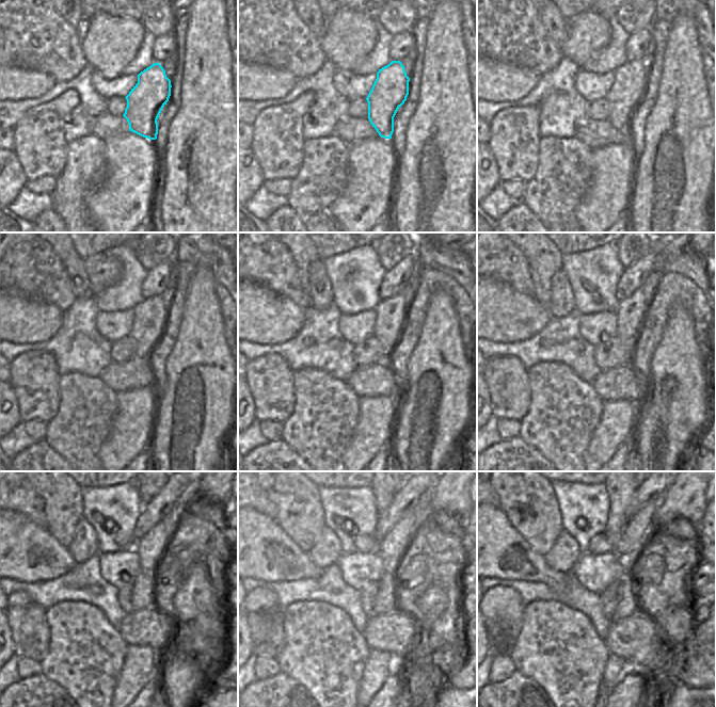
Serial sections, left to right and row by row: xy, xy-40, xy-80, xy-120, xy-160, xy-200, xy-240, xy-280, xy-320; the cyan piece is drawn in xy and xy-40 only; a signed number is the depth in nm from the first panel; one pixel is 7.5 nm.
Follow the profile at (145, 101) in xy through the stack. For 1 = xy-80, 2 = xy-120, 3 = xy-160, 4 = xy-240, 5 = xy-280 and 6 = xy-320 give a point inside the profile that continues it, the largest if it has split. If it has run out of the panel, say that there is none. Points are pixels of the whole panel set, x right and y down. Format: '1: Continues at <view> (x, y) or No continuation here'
1: Continues at xy-80 (627, 91)
2: Continues at xy-120 (148, 326)
3: Continues at xy-160 (391, 314)
4: Continues at xy-240 (152, 547)
5: Continues at xy-280 (391, 547)
6: Continues at xy-320 (638, 530).

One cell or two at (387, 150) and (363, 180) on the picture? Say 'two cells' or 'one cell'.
one cell

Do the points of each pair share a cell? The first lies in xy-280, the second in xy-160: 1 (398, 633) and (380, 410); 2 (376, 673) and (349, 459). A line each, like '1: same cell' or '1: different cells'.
1: different cells
2: same cell

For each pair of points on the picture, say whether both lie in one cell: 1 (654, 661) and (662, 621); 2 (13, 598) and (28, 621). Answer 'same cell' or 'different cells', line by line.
1: different cells
2: different cells

